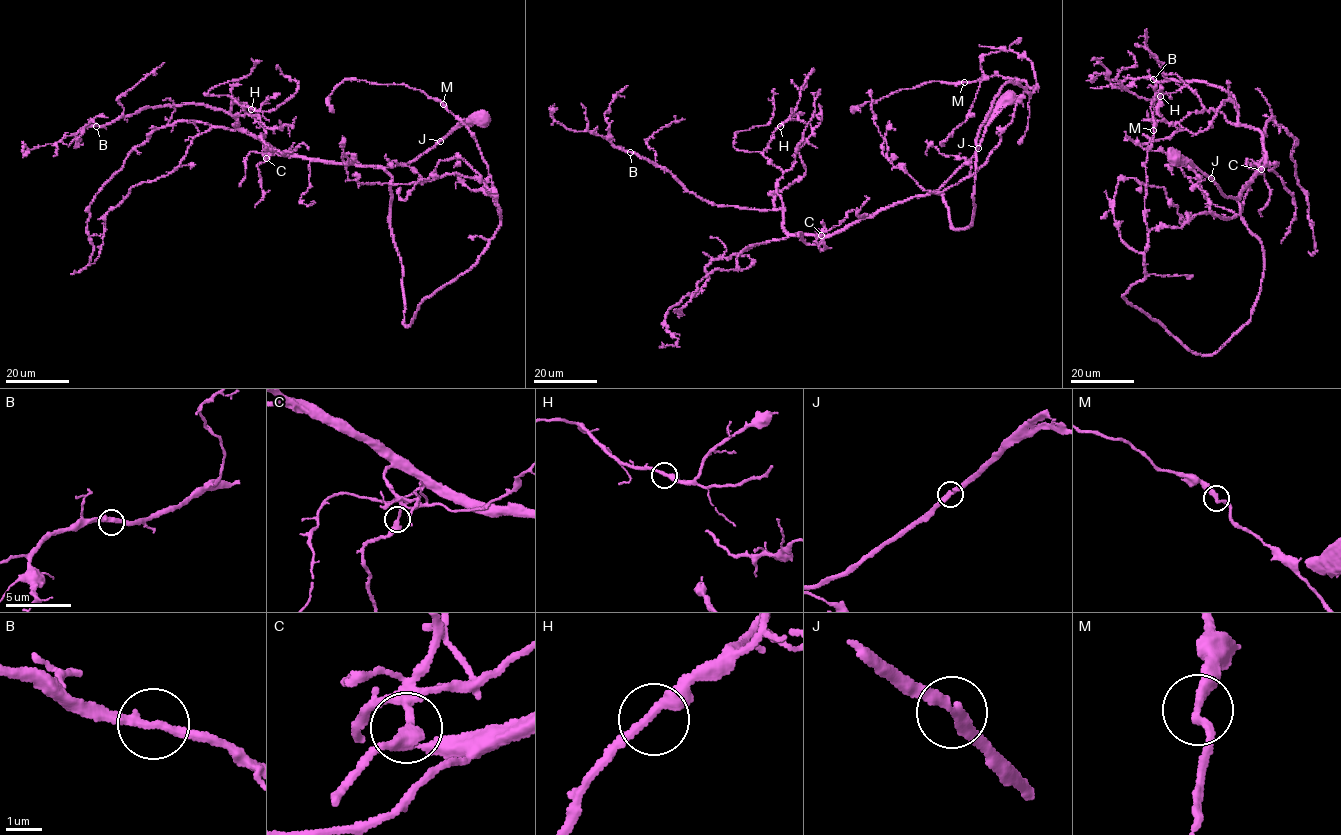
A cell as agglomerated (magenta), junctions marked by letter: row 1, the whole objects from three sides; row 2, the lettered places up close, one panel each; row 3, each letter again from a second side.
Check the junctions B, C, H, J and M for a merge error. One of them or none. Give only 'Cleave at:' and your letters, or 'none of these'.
Cleave at: none of these

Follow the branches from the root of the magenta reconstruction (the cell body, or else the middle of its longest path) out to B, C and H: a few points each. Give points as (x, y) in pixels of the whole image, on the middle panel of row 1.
B: (1008, 96), (971, 158), (938, 189), (822, 236), (789, 233), (782, 209), (713, 205), (664, 168), (629, 151)
C: (1008, 96), (987, 127), (971, 158), (938, 189), (891, 204), (830, 234), (817, 235), (820, 232), (821, 235)
H: (1008, 96), (971, 158), (938, 189), (822, 236), (783, 226), (776, 190), (782, 170), (764, 151), (780, 126)

